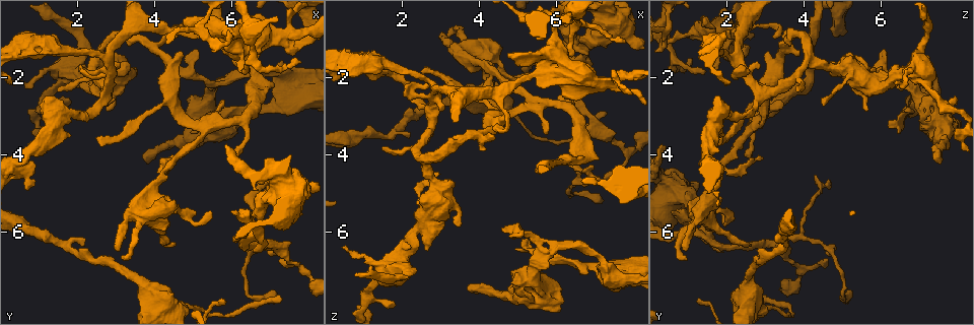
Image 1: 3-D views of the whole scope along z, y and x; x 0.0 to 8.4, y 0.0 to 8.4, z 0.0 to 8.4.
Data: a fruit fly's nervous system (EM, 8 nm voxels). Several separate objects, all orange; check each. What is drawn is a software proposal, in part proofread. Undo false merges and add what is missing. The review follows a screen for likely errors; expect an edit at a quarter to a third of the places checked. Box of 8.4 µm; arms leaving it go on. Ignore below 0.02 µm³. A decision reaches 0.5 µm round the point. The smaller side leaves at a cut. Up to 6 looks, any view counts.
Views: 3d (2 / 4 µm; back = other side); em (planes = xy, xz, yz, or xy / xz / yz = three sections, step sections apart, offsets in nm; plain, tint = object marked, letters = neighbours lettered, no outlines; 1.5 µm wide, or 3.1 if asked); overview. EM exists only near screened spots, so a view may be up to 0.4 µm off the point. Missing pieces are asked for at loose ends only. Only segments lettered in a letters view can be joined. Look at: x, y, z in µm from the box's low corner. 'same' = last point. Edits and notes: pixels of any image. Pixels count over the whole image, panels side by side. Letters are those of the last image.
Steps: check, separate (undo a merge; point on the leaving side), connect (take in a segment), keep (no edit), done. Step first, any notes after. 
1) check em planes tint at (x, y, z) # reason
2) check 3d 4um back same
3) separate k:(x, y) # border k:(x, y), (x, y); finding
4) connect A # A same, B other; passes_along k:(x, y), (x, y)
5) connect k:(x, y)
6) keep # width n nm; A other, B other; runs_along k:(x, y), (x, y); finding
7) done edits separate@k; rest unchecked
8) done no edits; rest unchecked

check 3d 2um at (4.90, 2.55, 7.35) # an open end

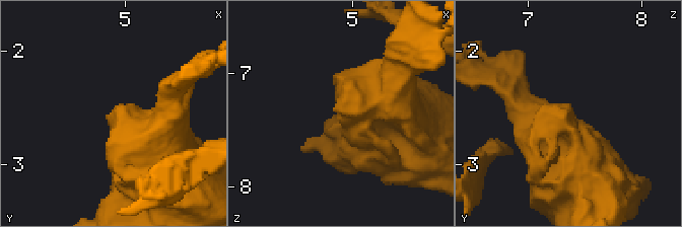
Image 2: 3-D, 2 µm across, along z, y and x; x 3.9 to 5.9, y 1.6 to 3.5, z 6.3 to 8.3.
check em xy step 4 tint at (4.86, 2.52, 7.30)

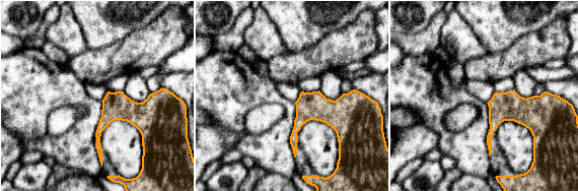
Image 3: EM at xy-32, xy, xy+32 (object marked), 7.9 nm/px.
check em planes letters same # cut it another way

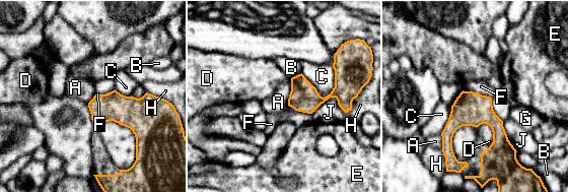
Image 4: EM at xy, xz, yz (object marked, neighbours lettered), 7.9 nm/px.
keep # A other, B other, C other, D other, E other, F other, G other, H other, J other; border 4:(291, 79), (291, 90), (287, 105); no lettered segment goes on from it

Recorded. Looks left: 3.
check em xy step 4 letters at (7.15, 4.65, 4.70) # an open end

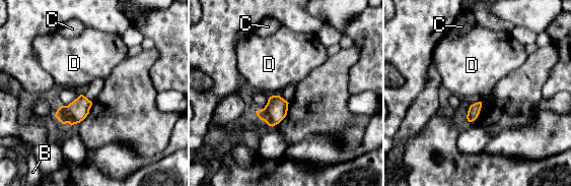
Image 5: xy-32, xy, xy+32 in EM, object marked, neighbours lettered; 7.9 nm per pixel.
keep # B other, C other, D other; none of them fits

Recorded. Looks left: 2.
check em planes letters at (7.00, 2.75, 6.90) # narrows sharply

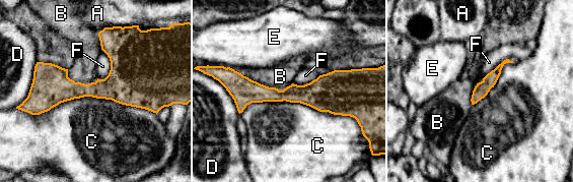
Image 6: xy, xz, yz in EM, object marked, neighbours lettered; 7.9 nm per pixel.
keep # longest_contact C 1000 nm; A other, B other, C other, D other, E other, F other; continuous, no second neuron

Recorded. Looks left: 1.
done no edits; rest unchecked

